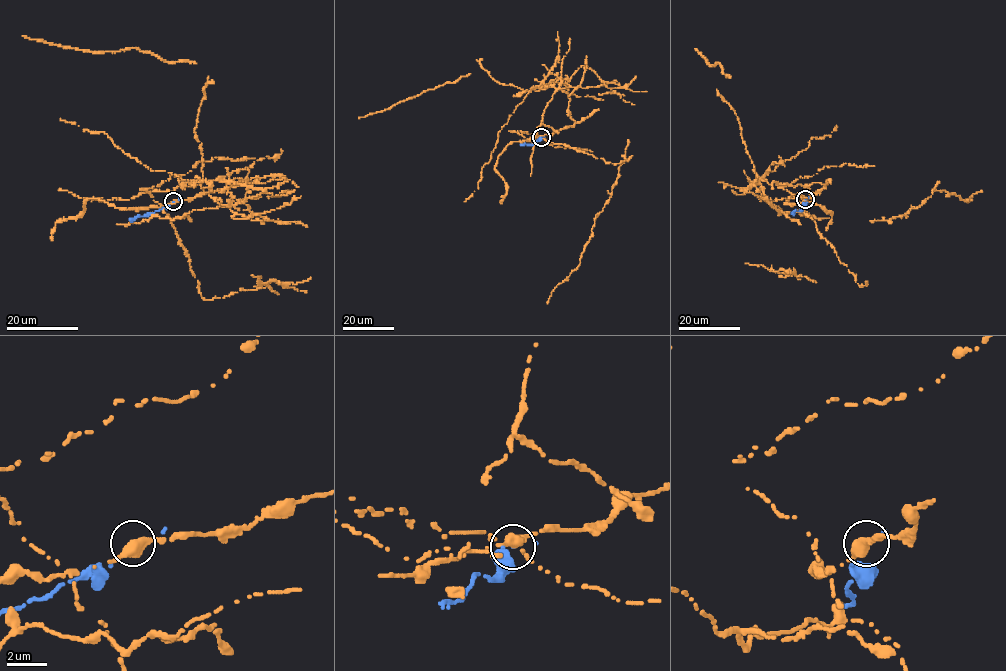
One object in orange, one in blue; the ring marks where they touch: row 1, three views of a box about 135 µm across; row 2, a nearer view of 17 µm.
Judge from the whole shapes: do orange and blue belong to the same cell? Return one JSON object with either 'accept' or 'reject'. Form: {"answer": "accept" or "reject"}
{"answer": "reject"}

